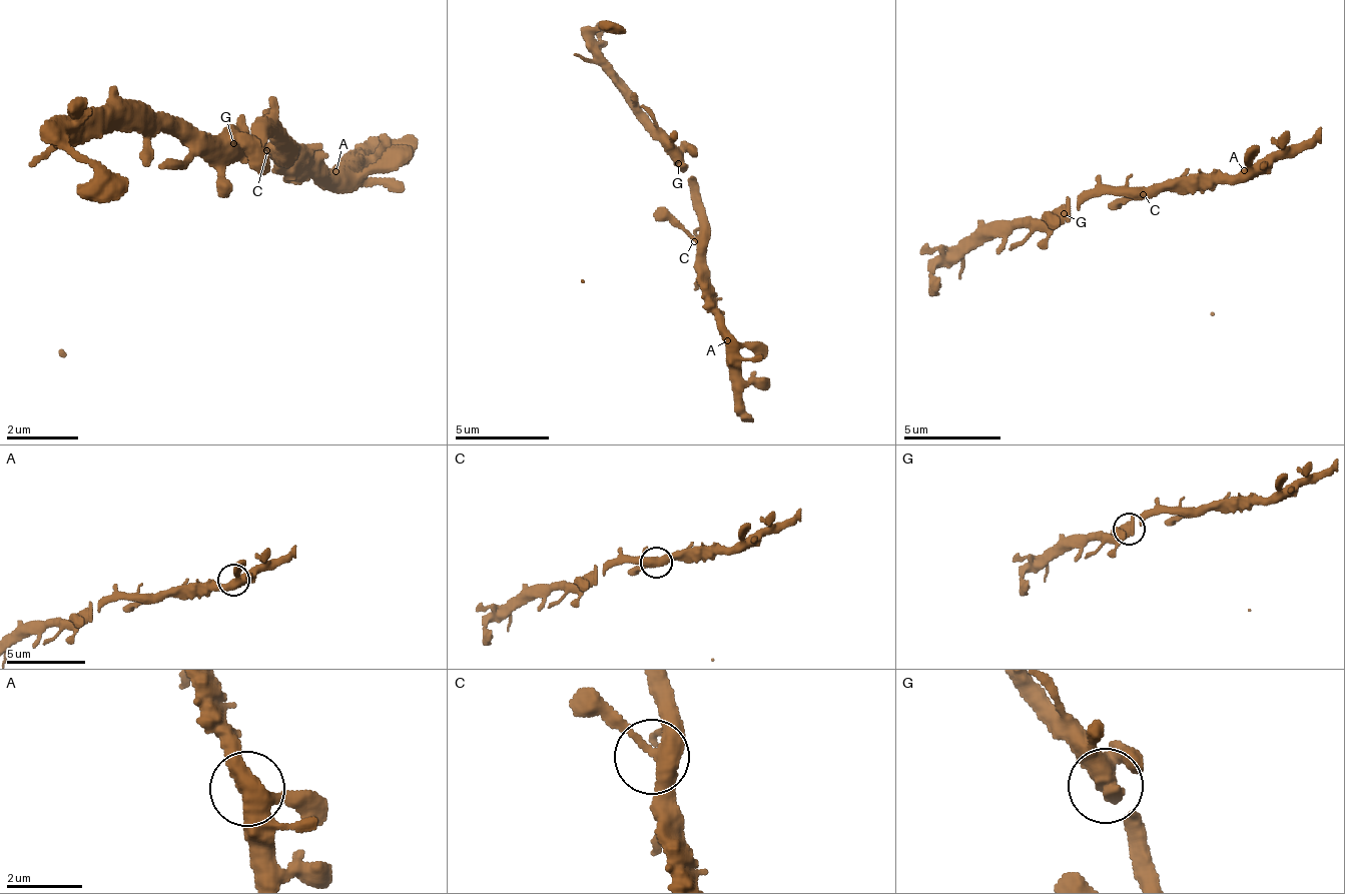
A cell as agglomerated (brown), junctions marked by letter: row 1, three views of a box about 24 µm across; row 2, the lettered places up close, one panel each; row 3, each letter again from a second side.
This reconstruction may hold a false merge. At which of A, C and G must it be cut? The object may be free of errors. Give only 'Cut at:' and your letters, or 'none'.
Cut at: none

